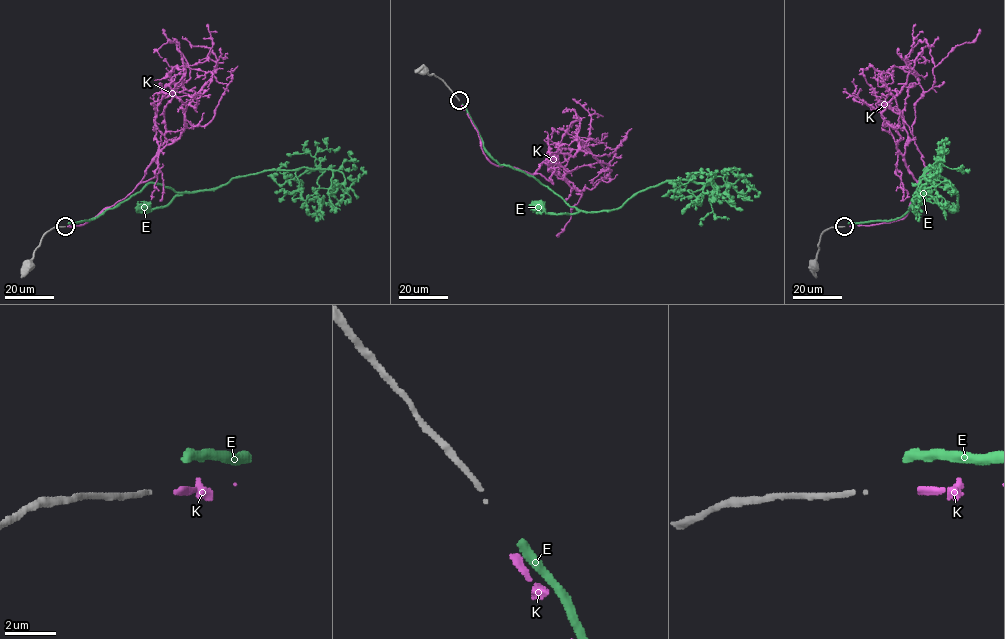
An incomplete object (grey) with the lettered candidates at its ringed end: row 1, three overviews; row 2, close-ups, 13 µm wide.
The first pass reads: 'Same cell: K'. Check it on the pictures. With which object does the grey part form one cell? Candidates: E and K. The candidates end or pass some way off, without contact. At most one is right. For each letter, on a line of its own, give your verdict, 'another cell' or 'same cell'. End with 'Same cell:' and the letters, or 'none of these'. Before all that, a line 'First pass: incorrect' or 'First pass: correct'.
First pass: correct
E: another cell
K: same cell
Same cell: K

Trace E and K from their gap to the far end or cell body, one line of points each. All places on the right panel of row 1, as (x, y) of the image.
E: (848, 223), (900, 218), (929, 183), (956, 191), (927, 168), (919, 179), (923, 189), (949, 182), (953, 193)
K: (849, 226), (902, 219), (927, 172), (911, 126), (915, 104), (934, 82), (934, 63), (925, 40), (905, 57)

